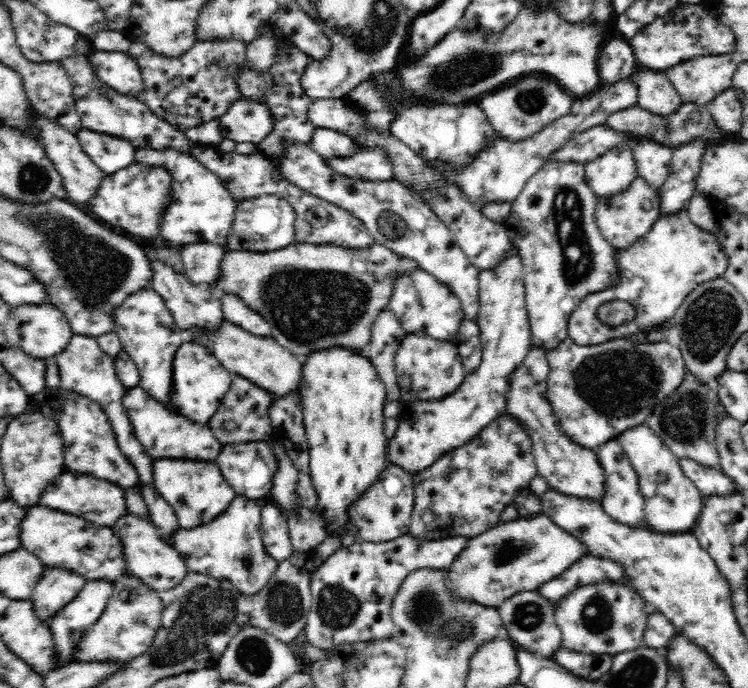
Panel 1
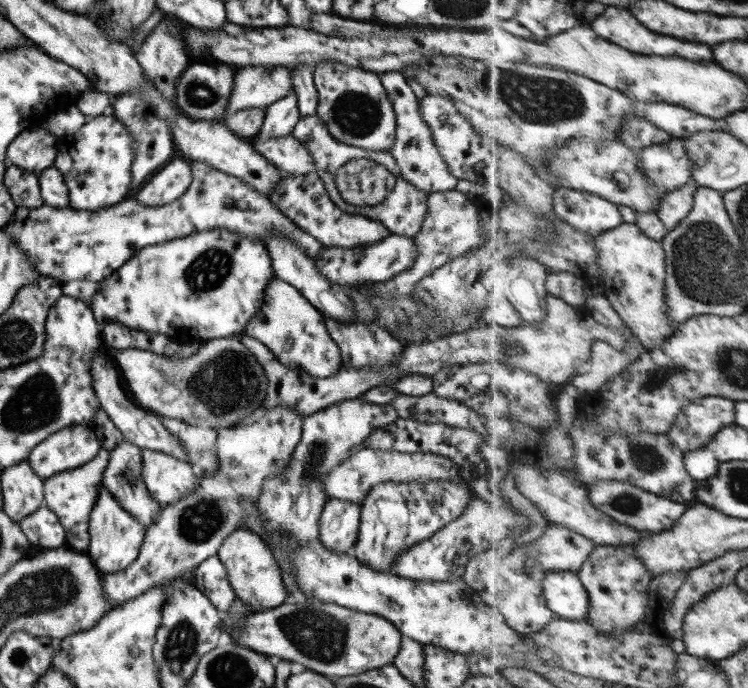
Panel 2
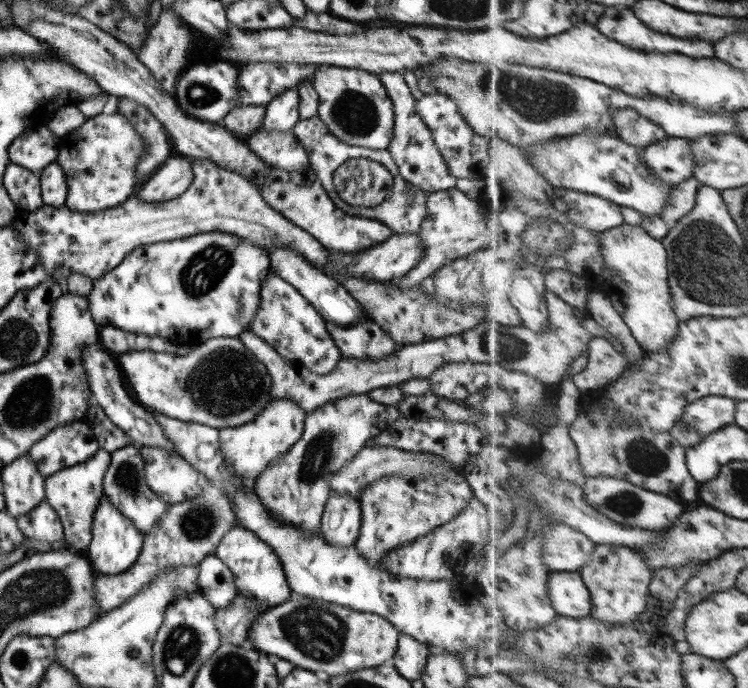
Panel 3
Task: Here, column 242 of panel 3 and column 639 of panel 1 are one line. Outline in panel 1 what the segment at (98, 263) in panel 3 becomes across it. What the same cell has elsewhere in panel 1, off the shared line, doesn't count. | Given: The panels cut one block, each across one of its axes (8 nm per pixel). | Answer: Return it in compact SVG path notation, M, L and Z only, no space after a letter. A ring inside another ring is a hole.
M636 176L624 192L616 196L598 197L595 218L604 240L616 250L620 250L629 248L652 229L660 218L660 209L659 189L652 188L643 178Z

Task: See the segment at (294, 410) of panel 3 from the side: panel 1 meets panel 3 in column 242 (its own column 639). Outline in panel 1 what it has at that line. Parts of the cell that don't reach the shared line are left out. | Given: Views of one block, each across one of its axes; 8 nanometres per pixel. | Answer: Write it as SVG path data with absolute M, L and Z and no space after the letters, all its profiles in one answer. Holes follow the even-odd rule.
M645 424L625 430L616 440L637 472L640 493L644 497L644 526L664 535L690 532L700 516L704 496L694 482L684 476L679 458Z

